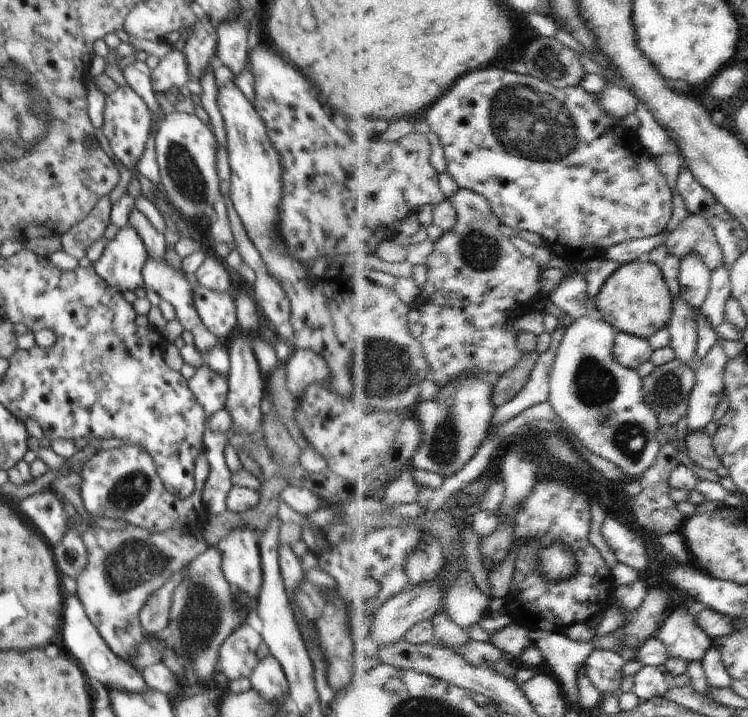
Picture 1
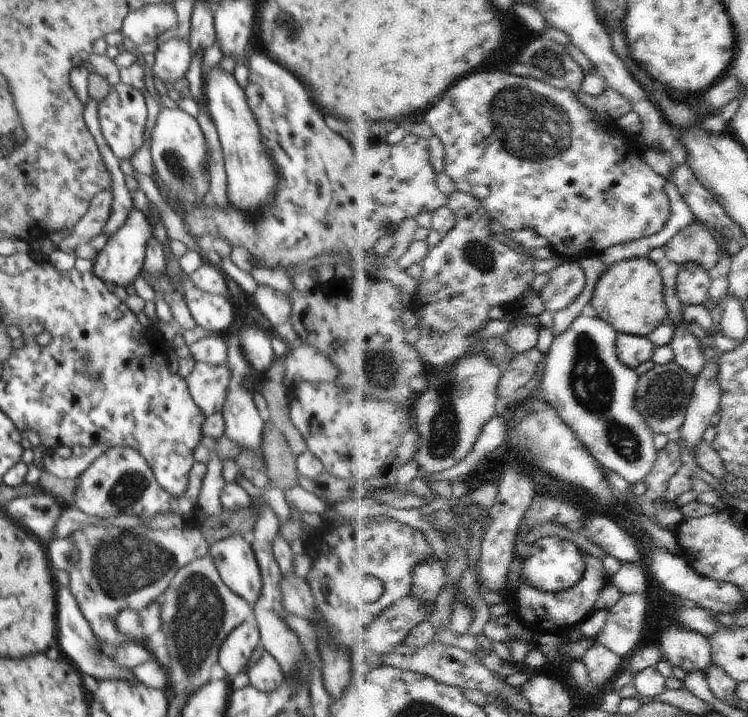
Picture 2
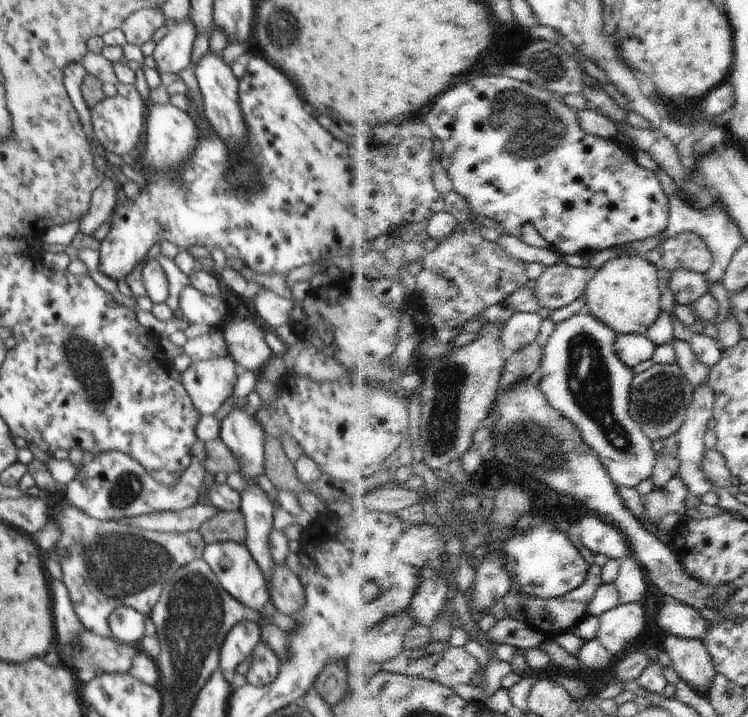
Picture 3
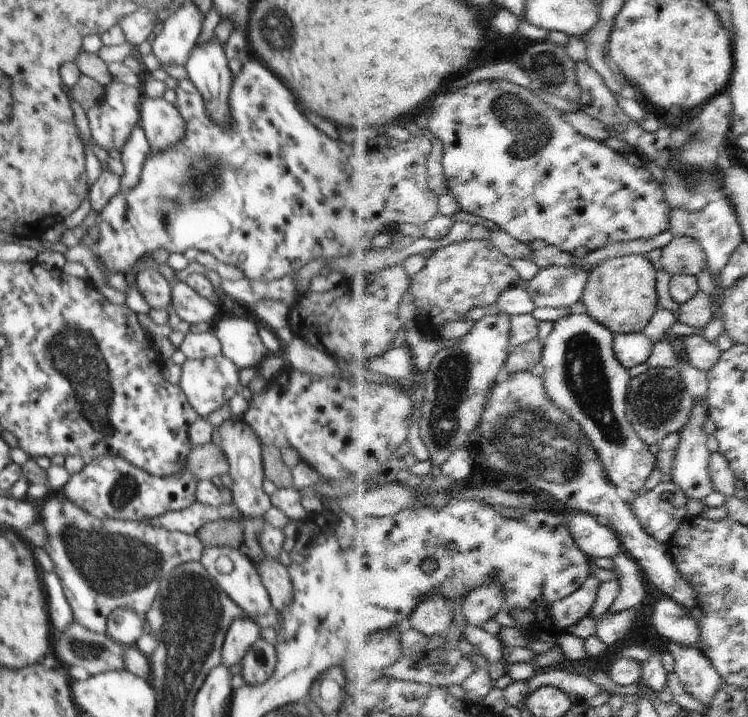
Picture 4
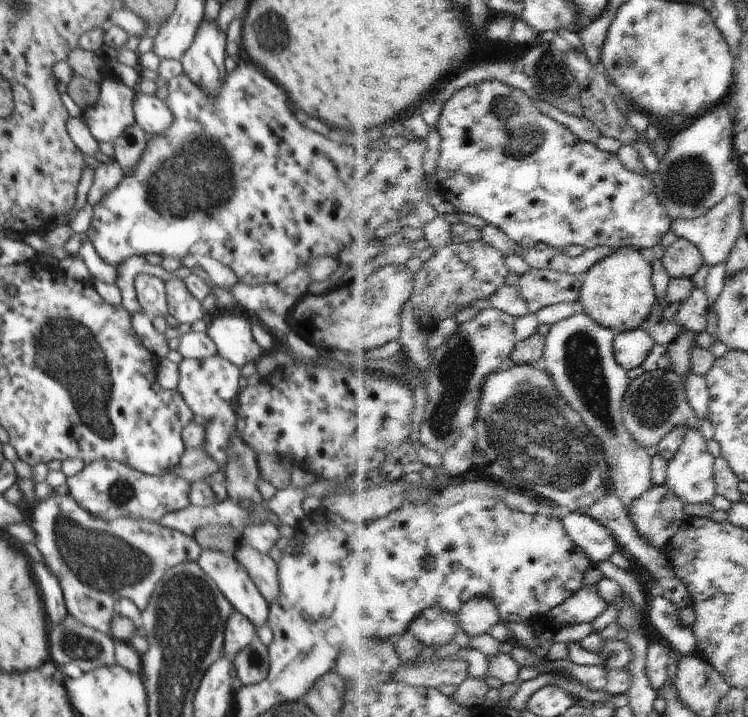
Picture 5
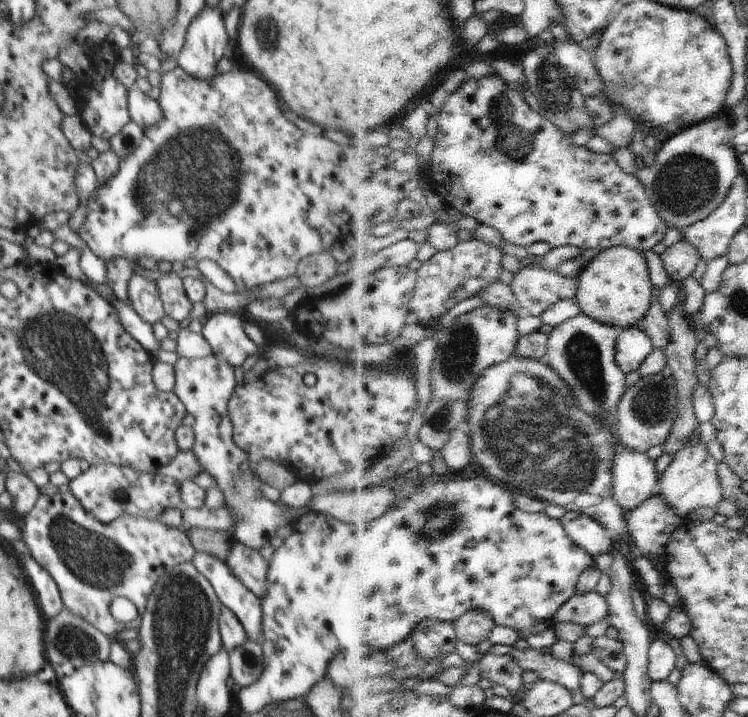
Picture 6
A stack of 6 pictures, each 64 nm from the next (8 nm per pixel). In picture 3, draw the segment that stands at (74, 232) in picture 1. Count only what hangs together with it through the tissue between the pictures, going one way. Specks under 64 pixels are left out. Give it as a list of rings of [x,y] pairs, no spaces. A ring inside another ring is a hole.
[[[106,177],[106,180],[94,190],[89,209],[79,222],[78,232],[94,236],[94,232],[102,223],[109,220],[116,204],[116,188],[116,180]]]

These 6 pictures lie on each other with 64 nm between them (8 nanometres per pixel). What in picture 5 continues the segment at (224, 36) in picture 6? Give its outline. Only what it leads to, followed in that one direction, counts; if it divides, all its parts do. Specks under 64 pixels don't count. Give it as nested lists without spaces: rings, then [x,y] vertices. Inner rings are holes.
[[[203,21],[194,34],[192,46],[182,56],[183,72],[208,94],[216,94],[226,80],[226,34],[216,23]]]

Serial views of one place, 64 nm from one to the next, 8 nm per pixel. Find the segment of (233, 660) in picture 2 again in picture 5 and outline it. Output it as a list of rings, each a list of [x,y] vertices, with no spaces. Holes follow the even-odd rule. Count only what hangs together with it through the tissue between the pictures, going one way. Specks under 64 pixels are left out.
[[[236,611],[226,620],[224,632],[223,655],[231,661],[236,658],[240,650],[244,650],[257,637],[254,624],[246,616]]]

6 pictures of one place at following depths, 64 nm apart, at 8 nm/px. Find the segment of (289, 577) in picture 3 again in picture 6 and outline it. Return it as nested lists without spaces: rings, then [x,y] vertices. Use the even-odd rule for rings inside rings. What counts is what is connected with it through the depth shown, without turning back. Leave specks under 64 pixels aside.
[[[235,541],[225,560],[230,572],[240,582],[244,582],[250,592],[254,592],[260,598],[266,594],[268,561],[260,554],[259,550],[248,548],[240,541]]]

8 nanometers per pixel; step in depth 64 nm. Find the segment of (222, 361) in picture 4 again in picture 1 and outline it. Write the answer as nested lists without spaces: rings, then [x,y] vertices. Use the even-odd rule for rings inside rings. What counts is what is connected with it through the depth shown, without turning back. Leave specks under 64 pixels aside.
[[[202,365],[197,368],[194,377],[187,380],[187,386],[207,418],[225,408],[229,388],[227,376],[217,374],[212,368]]]

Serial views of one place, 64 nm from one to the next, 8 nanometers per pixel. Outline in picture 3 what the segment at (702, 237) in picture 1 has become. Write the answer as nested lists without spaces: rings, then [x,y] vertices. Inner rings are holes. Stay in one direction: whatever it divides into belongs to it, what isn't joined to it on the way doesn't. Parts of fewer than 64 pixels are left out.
[[[684,232],[663,244],[662,267],[670,270],[690,268],[696,272],[709,273],[714,268],[714,252],[710,250],[706,236],[696,232]]]

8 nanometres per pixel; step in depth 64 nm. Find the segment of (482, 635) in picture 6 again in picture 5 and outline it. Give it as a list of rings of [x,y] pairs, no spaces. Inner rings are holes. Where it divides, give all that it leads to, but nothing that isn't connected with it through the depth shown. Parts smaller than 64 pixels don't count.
[[[474,598],[462,610],[460,620],[463,629],[474,638],[492,632],[492,629],[501,622],[501,614],[494,600]]]

